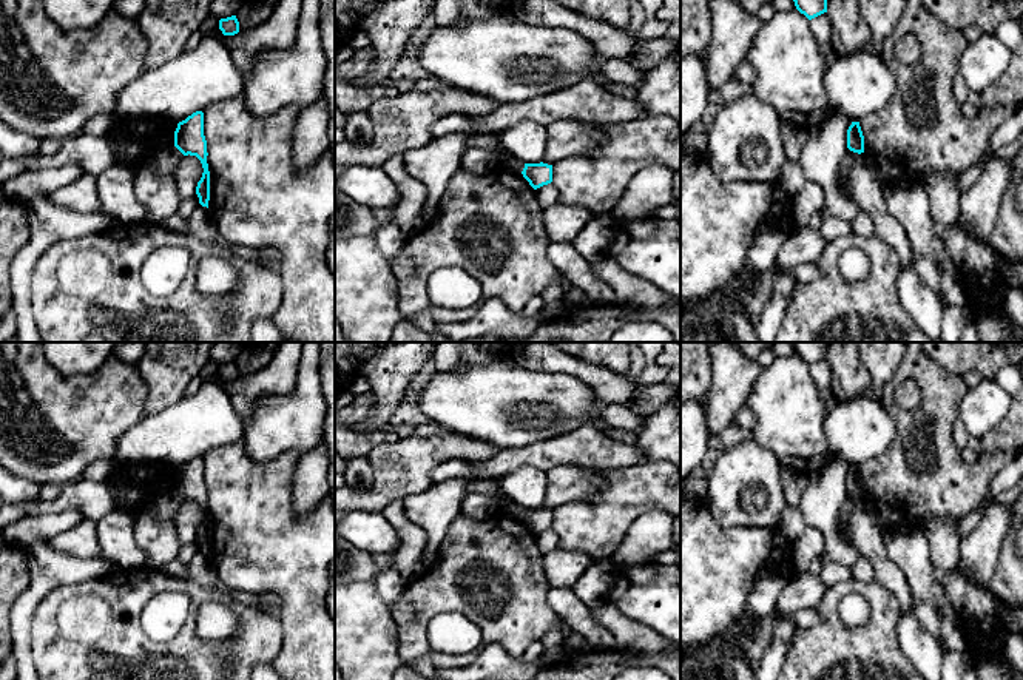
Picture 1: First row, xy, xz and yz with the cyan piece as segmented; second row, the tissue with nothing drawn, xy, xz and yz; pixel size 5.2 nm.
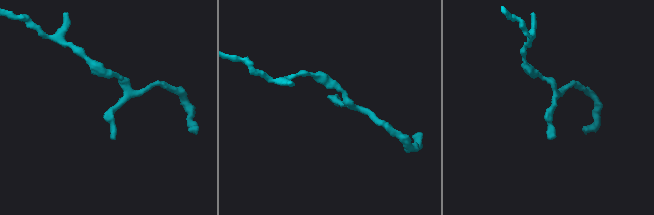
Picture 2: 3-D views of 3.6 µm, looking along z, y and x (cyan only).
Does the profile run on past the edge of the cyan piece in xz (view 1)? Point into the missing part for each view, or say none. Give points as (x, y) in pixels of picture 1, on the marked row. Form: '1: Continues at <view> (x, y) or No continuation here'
1: No continuation here

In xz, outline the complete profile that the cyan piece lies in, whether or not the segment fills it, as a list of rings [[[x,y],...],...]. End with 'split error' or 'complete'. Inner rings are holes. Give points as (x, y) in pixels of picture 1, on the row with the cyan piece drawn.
[[[525,163],[522,171],[529,185],[537,190],[552,182],[552,165],[548,163]]]; complete

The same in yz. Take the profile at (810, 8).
[[[793,0],[796,9],[809,20],[827,12],[827,0]]]; complete

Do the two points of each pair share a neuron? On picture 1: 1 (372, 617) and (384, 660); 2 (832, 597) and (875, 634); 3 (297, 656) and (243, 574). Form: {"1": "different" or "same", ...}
{"1": "same", "2": "same", "3": "same"}

